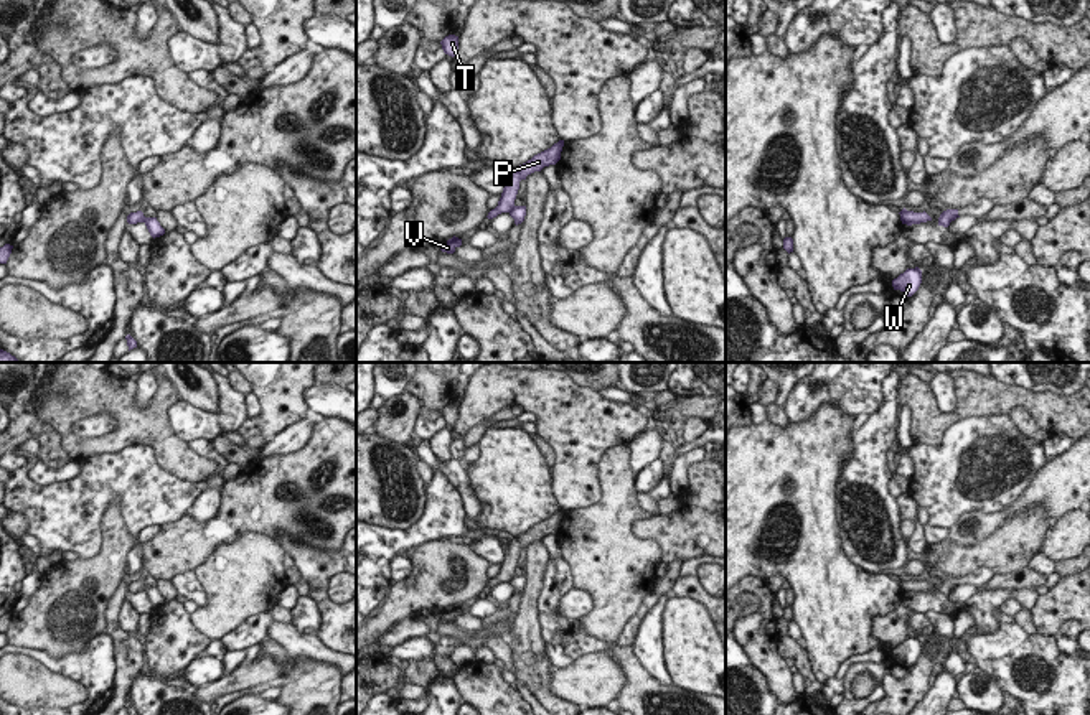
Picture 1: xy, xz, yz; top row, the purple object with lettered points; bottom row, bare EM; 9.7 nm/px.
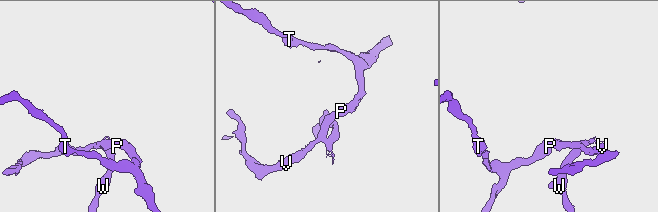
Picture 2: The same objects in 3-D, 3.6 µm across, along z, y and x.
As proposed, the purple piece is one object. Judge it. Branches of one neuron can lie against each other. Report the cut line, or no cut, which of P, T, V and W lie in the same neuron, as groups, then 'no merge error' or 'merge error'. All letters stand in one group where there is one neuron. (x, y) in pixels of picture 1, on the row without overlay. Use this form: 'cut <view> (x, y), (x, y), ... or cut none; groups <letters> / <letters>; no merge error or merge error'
cut xz (515, 575), (510, 582); groups P T V / W; merge error

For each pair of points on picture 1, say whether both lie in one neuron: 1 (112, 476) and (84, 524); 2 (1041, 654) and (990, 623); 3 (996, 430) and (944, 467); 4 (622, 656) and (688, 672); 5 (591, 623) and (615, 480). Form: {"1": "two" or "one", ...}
{"1": "one", "2": "two", "3": "one", "4": "two", "5": "one"}

